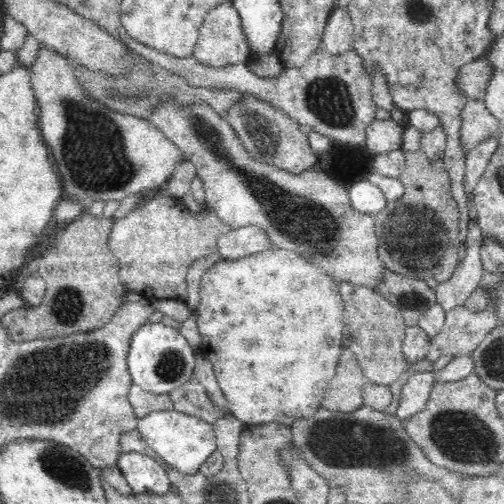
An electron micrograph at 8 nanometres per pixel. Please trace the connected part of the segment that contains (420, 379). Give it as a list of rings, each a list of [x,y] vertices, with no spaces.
[[[434,372],[410,375],[401,390],[397,417],[403,421],[425,410],[434,385]]]

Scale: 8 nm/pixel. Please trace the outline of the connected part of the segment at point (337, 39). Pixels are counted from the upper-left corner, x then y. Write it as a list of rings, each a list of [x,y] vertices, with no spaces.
[[[335,7],[328,17],[320,50],[330,54],[343,53],[353,48],[354,25],[347,8]]]

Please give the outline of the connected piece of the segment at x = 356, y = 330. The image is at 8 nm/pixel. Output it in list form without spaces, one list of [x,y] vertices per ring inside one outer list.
[[[338,282],[339,293],[345,306],[343,312],[342,344],[356,357],[360,368],[370,383],[390,386],[404,372],[416,364],[406,360],[402,354],[403,338],[407,329],[400,309],[386,300],[380,293],[366,286]]]

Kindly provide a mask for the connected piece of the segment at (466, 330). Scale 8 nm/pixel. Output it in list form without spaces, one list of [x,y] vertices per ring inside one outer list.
[[[495,304],[488,305],[480,312],[472,312],[464,305],[457,306],[446,313],[444,326],[432,338],[425,359],[436,362],[442,356],[455,357],[470,354],[499,324]]]

